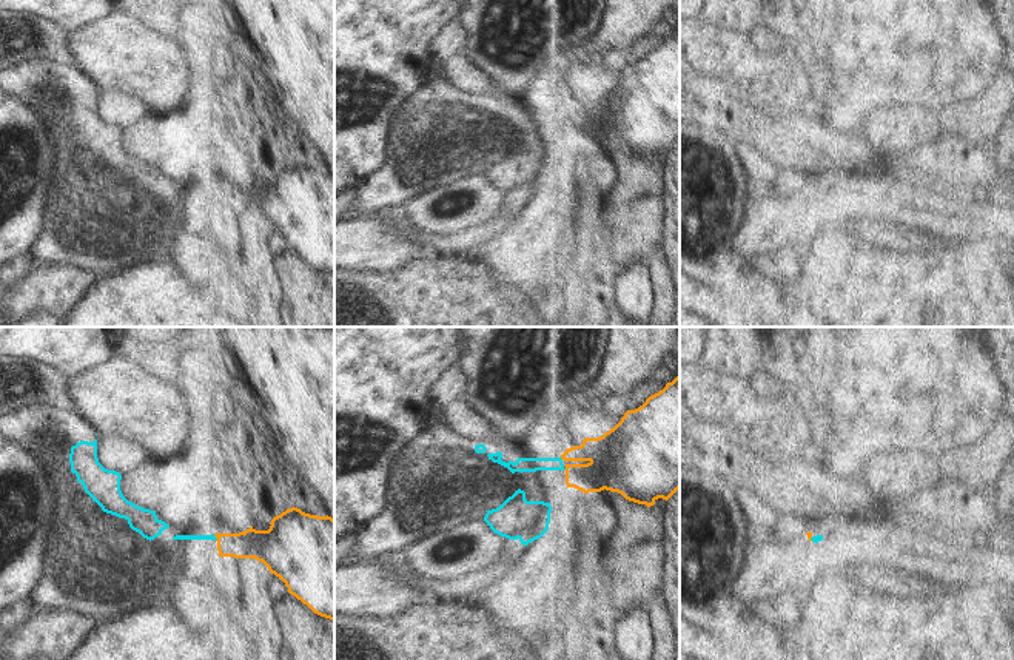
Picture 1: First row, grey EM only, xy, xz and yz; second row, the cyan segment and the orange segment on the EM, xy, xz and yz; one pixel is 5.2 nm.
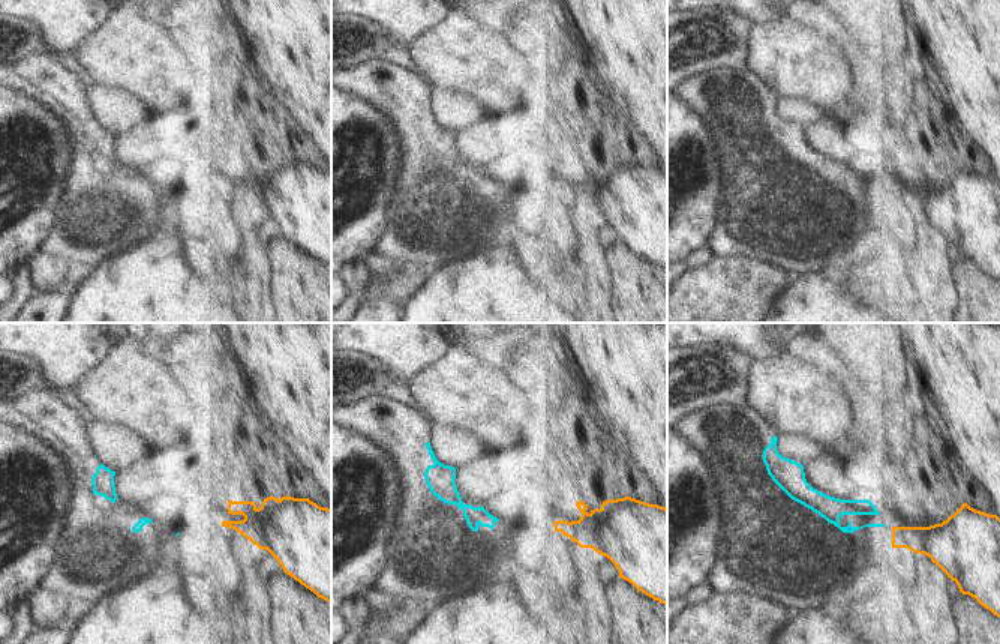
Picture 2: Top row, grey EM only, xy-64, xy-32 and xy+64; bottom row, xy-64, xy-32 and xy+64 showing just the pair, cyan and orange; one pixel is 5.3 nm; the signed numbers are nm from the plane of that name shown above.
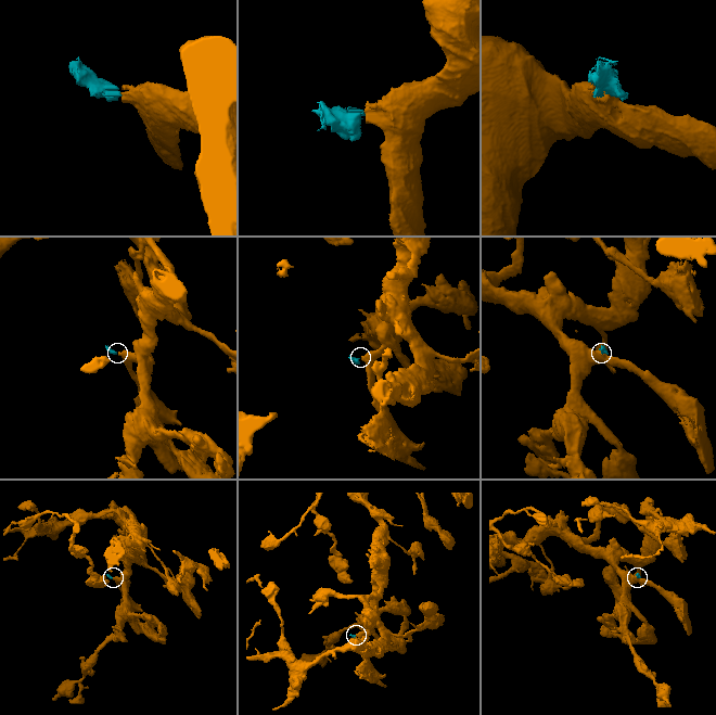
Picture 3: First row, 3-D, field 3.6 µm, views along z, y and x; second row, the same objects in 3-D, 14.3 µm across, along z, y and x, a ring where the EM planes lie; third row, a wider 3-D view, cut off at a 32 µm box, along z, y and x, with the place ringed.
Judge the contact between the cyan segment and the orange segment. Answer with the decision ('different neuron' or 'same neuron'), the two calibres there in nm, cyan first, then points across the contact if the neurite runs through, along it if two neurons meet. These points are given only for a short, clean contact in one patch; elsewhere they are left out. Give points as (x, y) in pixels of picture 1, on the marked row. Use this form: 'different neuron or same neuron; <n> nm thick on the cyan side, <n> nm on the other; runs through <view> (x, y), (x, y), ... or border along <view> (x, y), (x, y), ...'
different neuron; 30 nm thick on the cyan side, 160 nm on the other; border along xy (214, 534), (216, 540)

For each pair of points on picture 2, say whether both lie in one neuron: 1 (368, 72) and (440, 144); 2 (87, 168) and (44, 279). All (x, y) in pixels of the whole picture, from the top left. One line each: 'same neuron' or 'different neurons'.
1: same neuron
2: different neurons

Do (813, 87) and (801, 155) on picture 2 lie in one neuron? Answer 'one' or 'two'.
two

